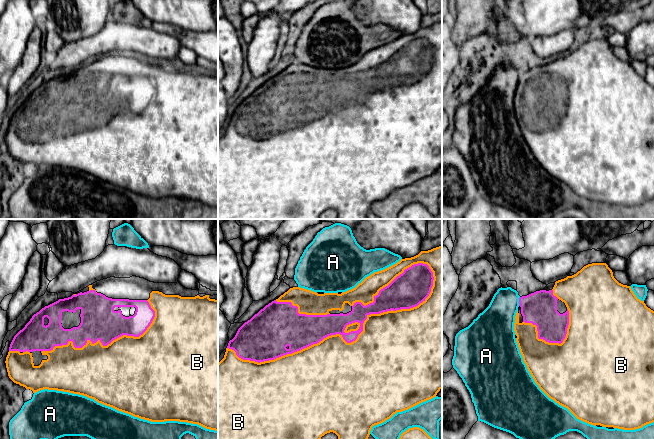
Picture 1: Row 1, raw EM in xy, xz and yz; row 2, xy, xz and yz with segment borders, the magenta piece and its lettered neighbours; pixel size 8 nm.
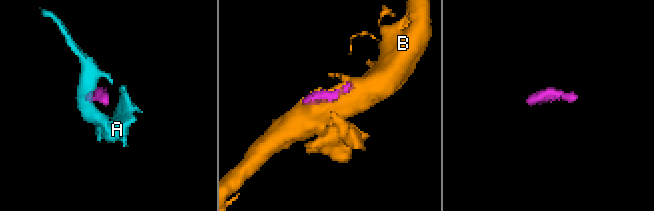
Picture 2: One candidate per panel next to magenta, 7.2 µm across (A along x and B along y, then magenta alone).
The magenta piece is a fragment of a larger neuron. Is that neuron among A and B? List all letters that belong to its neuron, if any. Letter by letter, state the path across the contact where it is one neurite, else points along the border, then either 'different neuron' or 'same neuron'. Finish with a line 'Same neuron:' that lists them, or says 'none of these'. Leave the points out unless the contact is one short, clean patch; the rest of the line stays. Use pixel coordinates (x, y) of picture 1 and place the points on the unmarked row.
A: different neuron
B: same neuron
Same neuron: B

